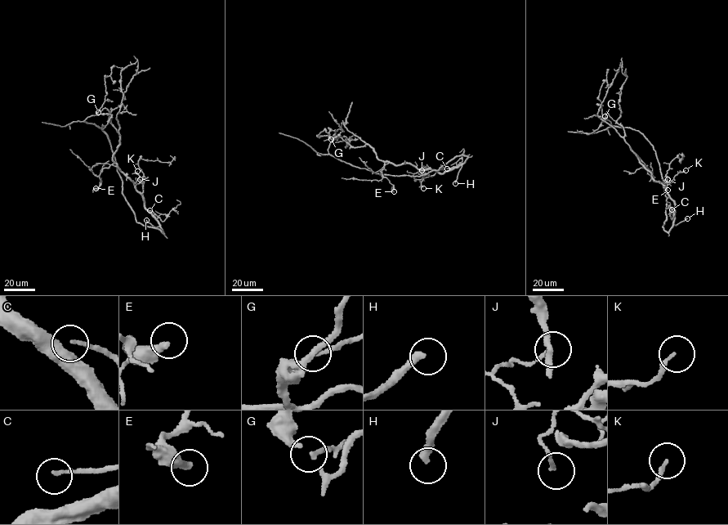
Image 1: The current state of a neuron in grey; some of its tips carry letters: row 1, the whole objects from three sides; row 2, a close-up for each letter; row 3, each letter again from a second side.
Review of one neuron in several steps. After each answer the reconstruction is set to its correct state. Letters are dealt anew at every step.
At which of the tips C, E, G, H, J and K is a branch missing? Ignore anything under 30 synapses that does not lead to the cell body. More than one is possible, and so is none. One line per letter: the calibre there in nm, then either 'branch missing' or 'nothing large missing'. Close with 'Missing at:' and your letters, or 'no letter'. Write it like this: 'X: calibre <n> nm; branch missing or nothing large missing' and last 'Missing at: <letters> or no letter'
C: calibre 140 nm; nothing large missing
E: calibre 320 nm; nothing large missing
G: calibre 180 nm; nothing large missing
H: calibre 280 nm; branch missing
J: calibre 120 nm; nothing large missing
K: calibre 140 nm; nothing large missing
Missing at: H

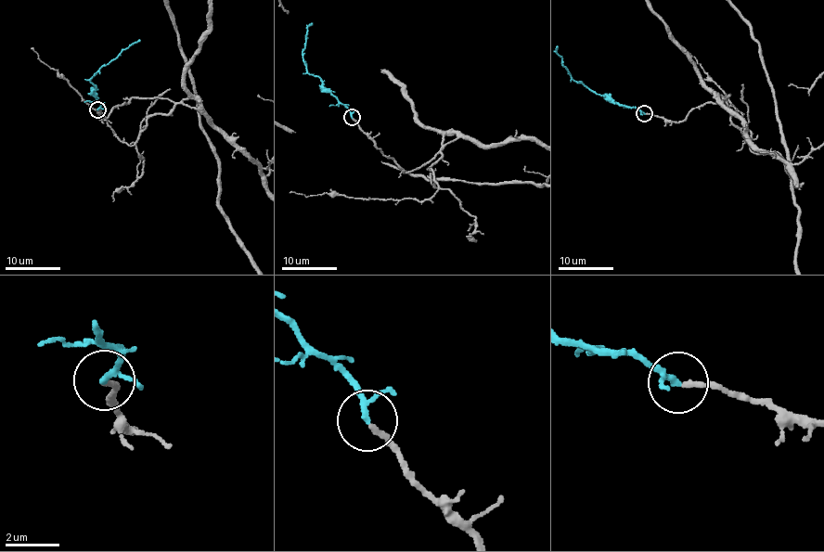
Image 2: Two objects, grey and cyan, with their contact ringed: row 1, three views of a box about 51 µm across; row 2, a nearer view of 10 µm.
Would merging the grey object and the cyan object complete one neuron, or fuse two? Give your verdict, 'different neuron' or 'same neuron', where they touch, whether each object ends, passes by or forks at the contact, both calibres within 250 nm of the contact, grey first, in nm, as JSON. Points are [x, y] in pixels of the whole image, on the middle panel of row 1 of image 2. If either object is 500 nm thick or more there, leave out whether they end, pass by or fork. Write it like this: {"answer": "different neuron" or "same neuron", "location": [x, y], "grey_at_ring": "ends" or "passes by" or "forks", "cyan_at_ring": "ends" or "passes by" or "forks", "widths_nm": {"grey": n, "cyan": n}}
{"answer": "same neuron", "location": [352, 117], "grey_at_ring": "ends", "cyan_at_ring": "passes by", "widths_nm": {"grey": 200, "cyan": 170}}

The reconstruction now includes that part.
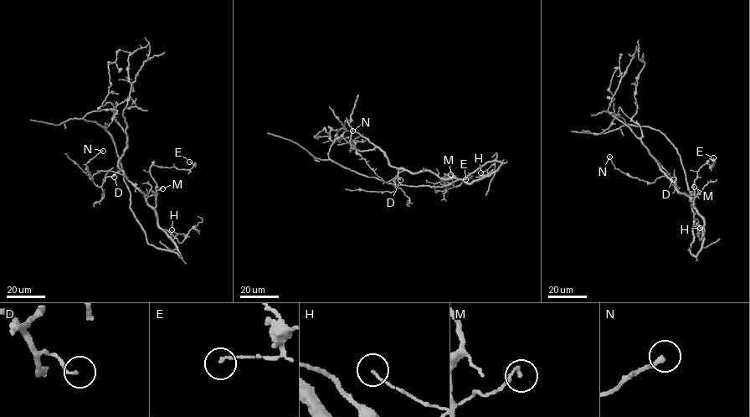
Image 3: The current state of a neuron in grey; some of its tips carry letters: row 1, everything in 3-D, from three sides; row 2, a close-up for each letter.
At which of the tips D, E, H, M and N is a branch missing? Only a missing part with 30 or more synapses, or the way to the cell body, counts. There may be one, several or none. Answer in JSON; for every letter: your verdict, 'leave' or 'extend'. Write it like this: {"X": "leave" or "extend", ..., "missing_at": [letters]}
{"D": "leave", "E": "leave", "H": "leave", "M": "leave", "N": "leave", "missing_at": []}

